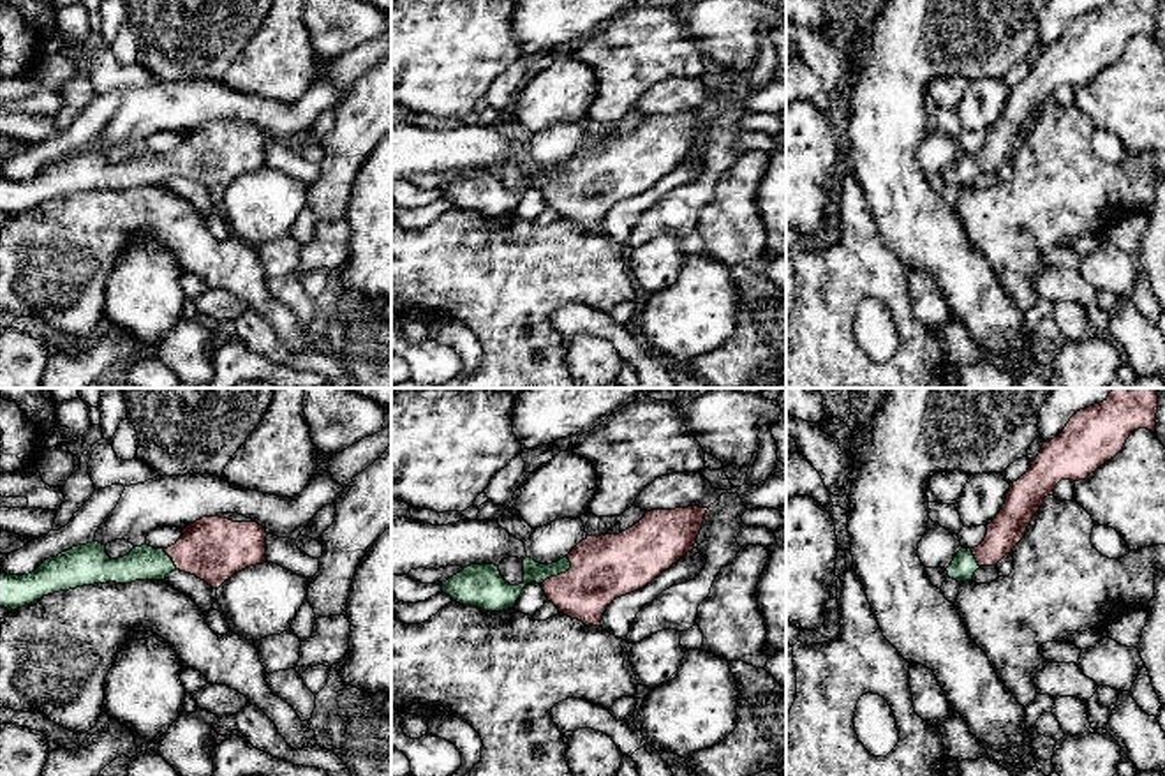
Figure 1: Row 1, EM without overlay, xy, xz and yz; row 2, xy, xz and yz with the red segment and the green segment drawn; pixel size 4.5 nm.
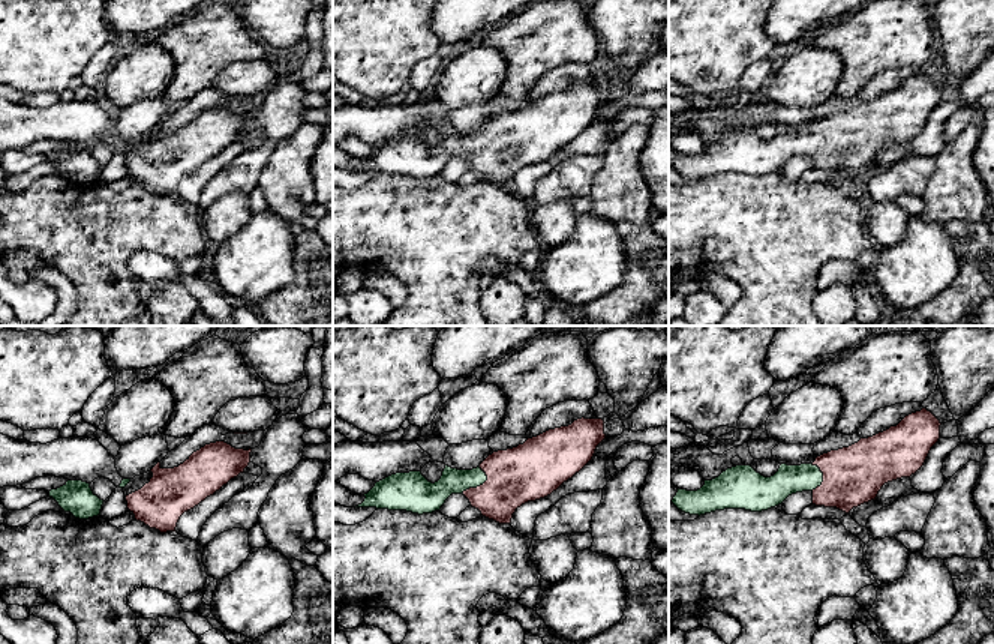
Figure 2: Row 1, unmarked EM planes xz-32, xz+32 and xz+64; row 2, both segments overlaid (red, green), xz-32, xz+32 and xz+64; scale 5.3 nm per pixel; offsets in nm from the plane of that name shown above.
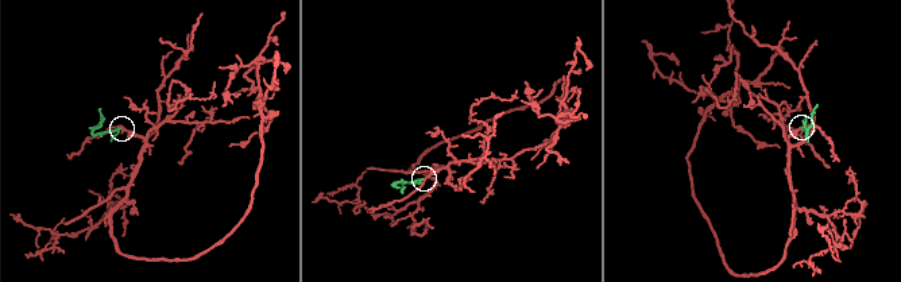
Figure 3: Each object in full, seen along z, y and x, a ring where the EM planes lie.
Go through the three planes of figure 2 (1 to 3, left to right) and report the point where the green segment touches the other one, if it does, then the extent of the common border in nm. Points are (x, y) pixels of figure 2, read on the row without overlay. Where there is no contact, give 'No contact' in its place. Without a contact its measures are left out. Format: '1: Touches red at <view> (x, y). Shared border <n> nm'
1: No contact
2: Touches red at xz+32 (480, 149). Shared border 170 nm
3: Touches red at xz+64 (823, 143). Shared border 150 nm

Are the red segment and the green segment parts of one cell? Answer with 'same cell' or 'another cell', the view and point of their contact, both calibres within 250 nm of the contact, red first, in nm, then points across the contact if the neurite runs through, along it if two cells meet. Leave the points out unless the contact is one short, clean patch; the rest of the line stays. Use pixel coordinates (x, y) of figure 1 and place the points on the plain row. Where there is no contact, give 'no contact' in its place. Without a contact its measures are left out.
same cell | xz (561, 179) | 300/100 nm | across xz (603, 173), (594, 179), (561, 179), (533, 177)

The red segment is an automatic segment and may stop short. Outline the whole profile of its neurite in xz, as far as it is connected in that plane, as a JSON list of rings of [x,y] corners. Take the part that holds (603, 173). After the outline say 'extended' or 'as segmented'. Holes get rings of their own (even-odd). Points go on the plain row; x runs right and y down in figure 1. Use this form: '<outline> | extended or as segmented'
[[[700,111],[650,115],[640,127],[619,139],[587,141],[557,168],[541,169],[525,162],[522,166],[523,187],[518,190],[509,190],[495,169],[471,169],[442,187],[442,198],[460,210],[502,217],[515,212],[527,189],[536,187],[560,219],[585,231],[599,231],[613,205],[645,192],[694,153],[707,115]]] | extended

